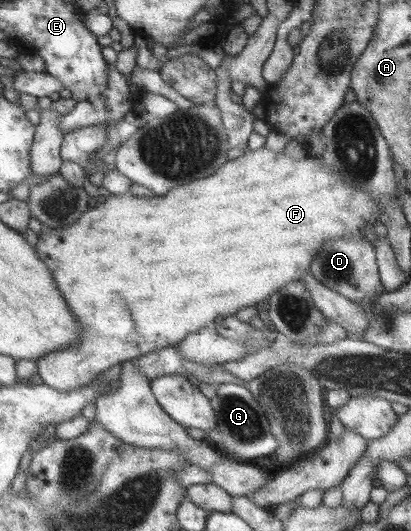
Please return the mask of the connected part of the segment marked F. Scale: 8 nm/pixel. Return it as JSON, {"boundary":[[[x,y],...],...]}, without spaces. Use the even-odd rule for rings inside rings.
{"boundary":[[[261,146],[256,150],[247,150],[242,155],[226,161],[210,176],[204,179],[193,180],[187,185],[178,185],[168,189],[162,196],[136,197],[132,194],[110,195],[99,199],[95,207],[86,209],[74,223],[60,228],[42,227],[37,234],[35,252],[38,258],[44,262],[44,266],[52,272],[52,280],[56,282],[58,292],[62,294],[64,302],[68,304],[73,318],[80,326],[80,337],[66,347],[62,347],[50,353],[44,353],[36,361],[37,374],[42,383],[56,391],[79,390],[93,383],[101,373],[116,364],[132,362],[136,357],[164,348],[168,345],[176,345],[188,334],[196,332],[204,327],[211,327],[214,320],[235,313],[244,307],[252,307],[258,302],[268,300],[274,291],[283,288],[288,282],[299,279],[309,271],[312,257],[317,254],[317,249],[328,239],[349,238],[349,236],[362,236],[363,227],[374,226],[380,218],[380,204],[370,194],[352,186],[344,186],[344,182],[338,180],[336,174],[328,172],[322,164],[322,158],[306,154],[298,160],[292,160],[286,156],[285,148],[280,152],[270,152],[268,148]]]}

